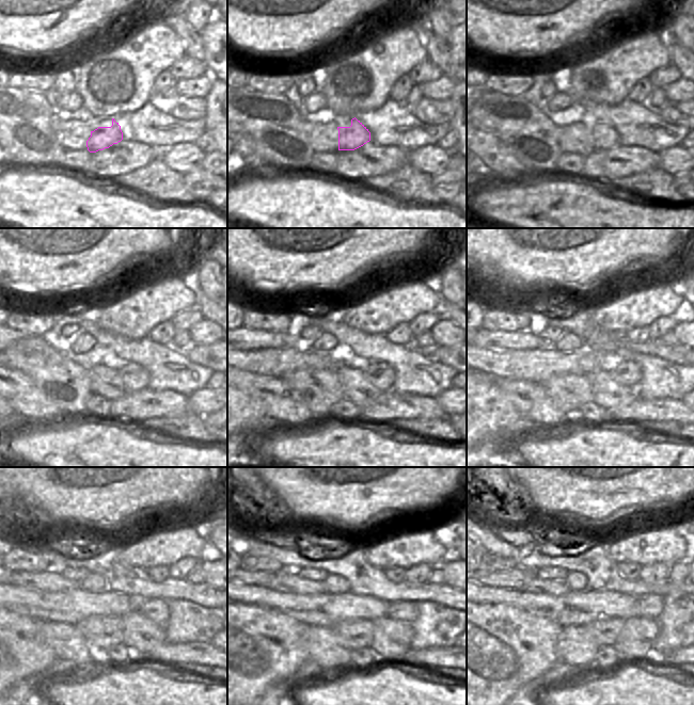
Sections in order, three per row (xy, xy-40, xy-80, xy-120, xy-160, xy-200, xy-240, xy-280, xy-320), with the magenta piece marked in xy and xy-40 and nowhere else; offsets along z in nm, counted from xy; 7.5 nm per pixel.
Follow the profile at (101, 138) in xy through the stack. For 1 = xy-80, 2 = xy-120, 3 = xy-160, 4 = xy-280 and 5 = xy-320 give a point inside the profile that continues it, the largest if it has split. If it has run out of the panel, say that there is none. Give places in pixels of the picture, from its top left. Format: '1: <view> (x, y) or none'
1: xy-80 (604, 137)
2: xy-120 (135, 377)
3: xy-160 (380, 374)
4: xy-280 (404, 610)
5: xy-320 (650, 607)

